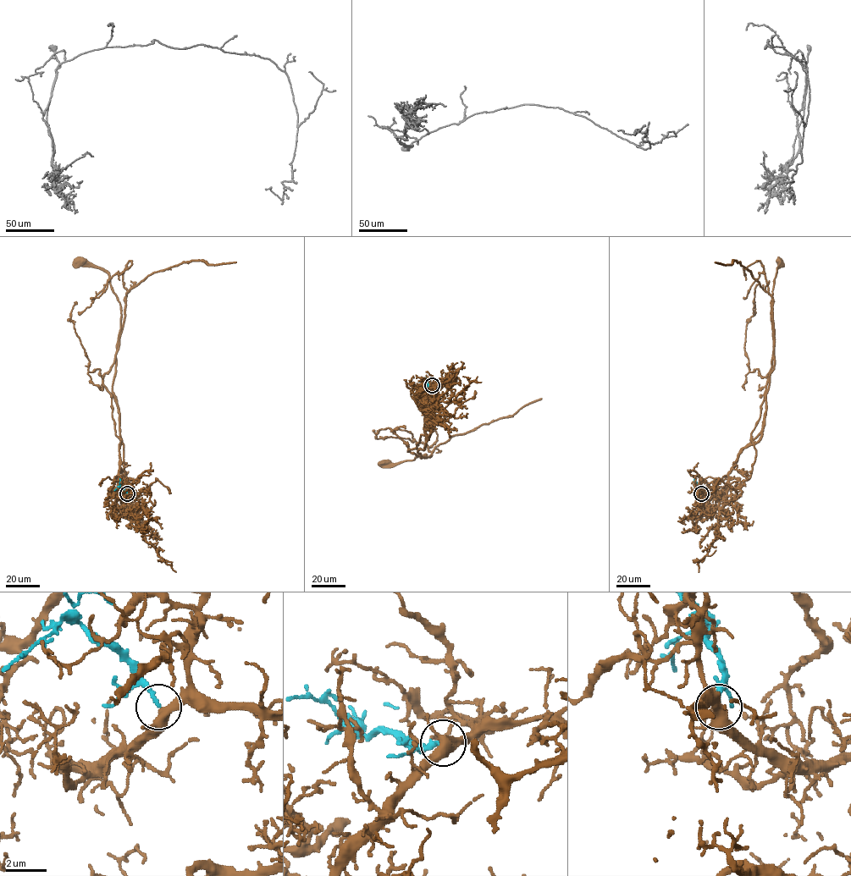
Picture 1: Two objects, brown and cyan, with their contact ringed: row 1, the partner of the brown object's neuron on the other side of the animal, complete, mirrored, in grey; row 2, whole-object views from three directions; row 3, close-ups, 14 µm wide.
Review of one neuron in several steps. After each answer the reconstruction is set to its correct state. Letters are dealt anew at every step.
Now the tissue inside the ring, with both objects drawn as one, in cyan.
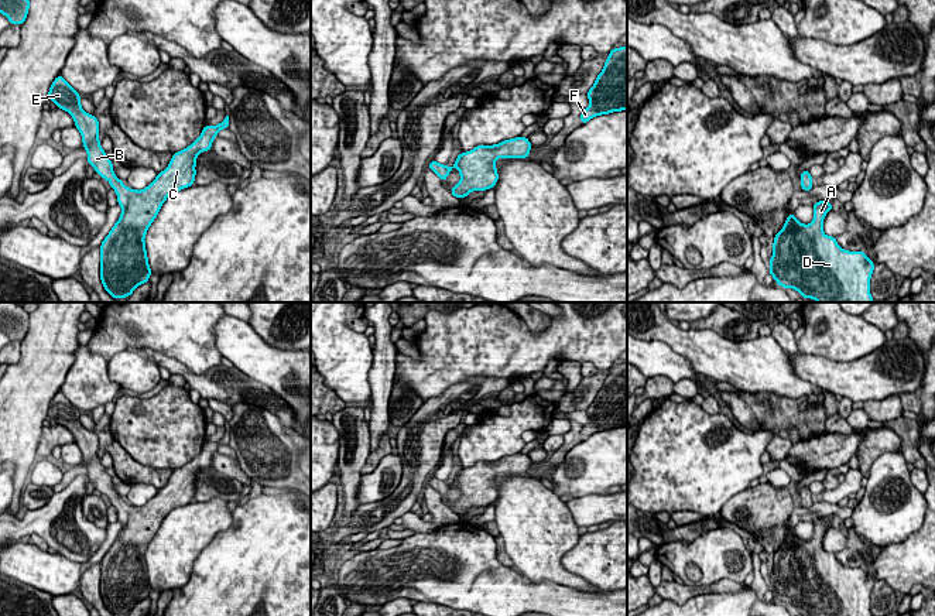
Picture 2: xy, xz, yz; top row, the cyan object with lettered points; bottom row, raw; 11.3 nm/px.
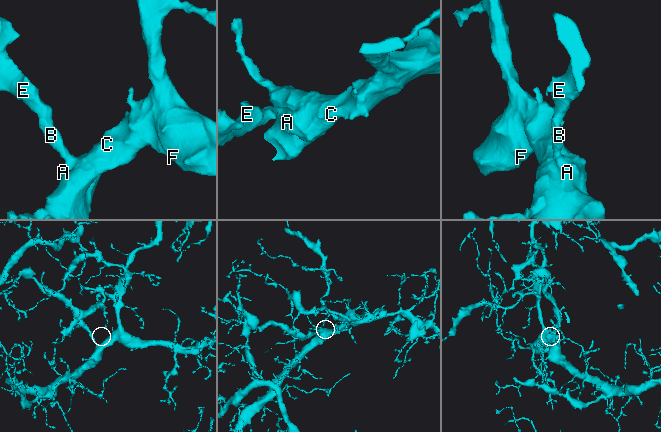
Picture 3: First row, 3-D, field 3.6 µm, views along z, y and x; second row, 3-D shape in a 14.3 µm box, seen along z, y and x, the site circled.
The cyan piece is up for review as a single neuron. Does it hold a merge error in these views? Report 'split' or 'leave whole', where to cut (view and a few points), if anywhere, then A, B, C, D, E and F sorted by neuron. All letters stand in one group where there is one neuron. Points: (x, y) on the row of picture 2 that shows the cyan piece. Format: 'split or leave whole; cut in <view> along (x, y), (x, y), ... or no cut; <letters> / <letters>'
leave whole; no cut; A B C D E F

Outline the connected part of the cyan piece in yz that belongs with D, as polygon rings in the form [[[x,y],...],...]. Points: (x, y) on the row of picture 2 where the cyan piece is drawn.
[[[814,203],[814,220],[804,225],[790,213],[774,236],[768,273],[782,288],[797,290],[818,302],[873,302],[870,277],[874,261],[864,251],[842,249],[823,233],[823,219],[833,205]]]

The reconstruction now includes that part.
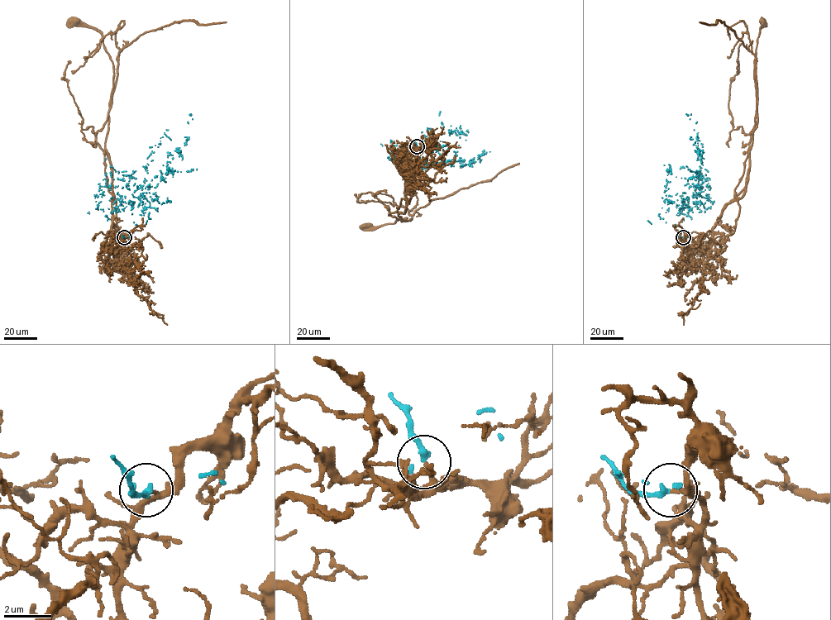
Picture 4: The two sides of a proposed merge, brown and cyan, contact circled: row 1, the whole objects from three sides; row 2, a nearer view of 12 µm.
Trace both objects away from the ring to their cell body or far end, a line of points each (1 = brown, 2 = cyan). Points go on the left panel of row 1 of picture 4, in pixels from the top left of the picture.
1: (124, 237), (117, 251), (109, 250), (113, 191), (105, 147), (113, 62), (102, 35), (72, 21)
2: (124, 237), (150, 207), (143, 195), (151, 180), (131, 207), (107, 186), (88, 213)

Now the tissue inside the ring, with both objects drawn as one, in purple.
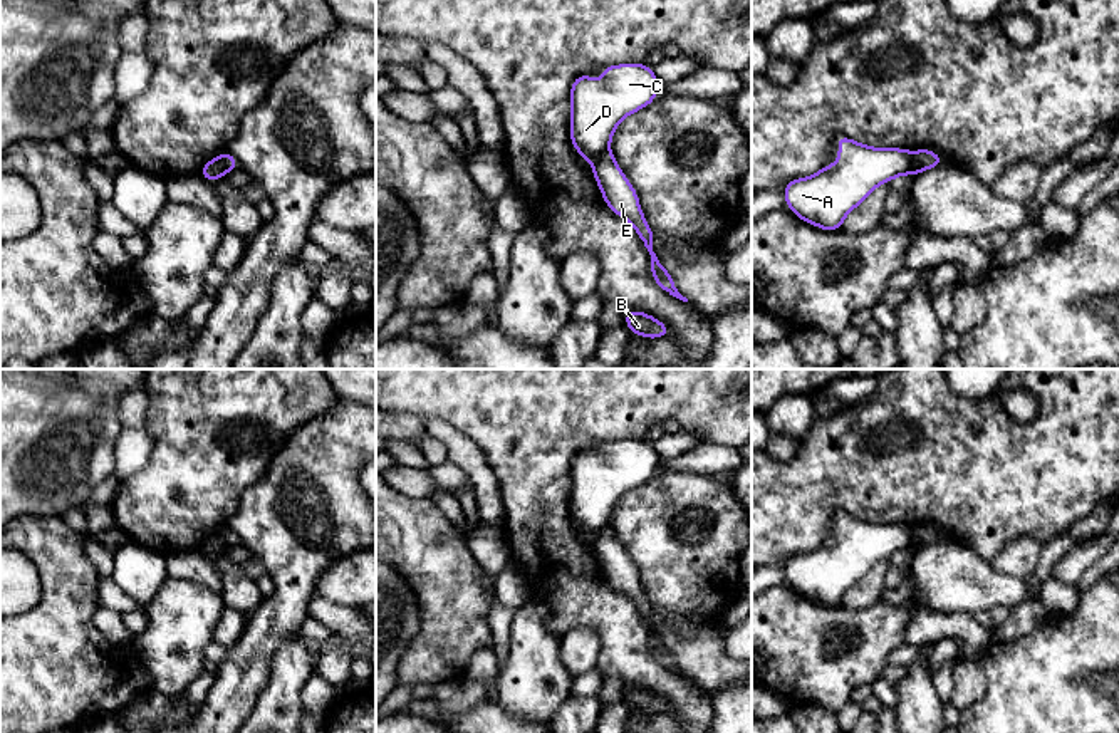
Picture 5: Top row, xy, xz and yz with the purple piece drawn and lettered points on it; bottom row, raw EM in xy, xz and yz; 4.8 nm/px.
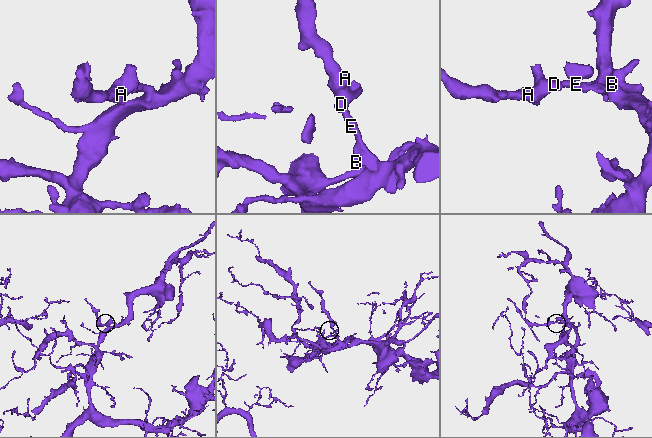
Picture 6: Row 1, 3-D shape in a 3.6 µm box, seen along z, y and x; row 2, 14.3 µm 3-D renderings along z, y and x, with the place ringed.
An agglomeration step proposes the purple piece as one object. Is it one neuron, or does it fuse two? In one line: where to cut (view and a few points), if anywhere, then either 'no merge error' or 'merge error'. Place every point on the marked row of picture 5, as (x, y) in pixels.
cut in yz along (910, 153), (911, 163), (920, 171); merge error

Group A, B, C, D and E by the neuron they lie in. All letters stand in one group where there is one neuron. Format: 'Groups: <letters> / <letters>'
Groups: A C D / B E

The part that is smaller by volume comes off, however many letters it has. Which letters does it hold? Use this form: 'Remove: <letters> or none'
Remove: A, C, D

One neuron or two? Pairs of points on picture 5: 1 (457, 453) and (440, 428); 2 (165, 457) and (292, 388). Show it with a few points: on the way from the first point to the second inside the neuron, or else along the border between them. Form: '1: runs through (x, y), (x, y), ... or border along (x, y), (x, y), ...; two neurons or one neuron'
1: runs through (457, 447), (447, 435); one neuron
2: runs through (197, 440), (249, 388), (260, 388); one neuron

